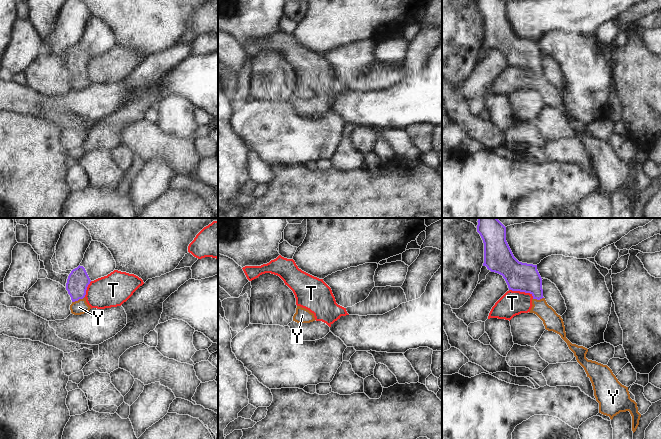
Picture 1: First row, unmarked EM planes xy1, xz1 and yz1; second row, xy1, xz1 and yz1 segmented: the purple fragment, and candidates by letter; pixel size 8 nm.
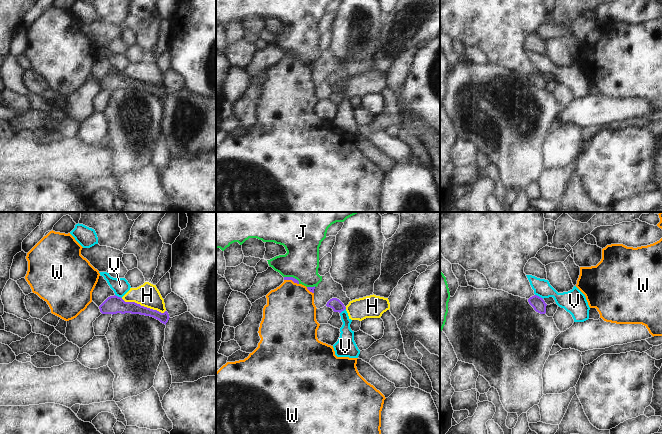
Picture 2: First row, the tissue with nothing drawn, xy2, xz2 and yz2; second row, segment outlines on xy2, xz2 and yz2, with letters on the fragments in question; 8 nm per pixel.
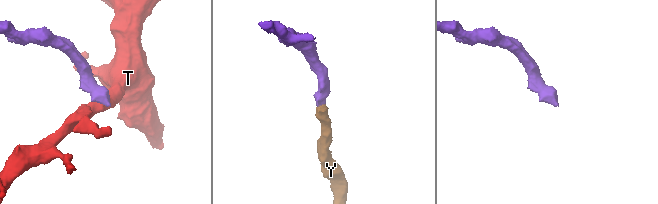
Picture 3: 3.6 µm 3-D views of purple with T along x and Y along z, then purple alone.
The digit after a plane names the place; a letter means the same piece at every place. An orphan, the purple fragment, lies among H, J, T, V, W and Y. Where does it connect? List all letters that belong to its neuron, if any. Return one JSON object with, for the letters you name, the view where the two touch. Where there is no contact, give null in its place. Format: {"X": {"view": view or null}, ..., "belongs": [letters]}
{"Y": {"view": "xy1"}, "belongs": ["Y"]}

